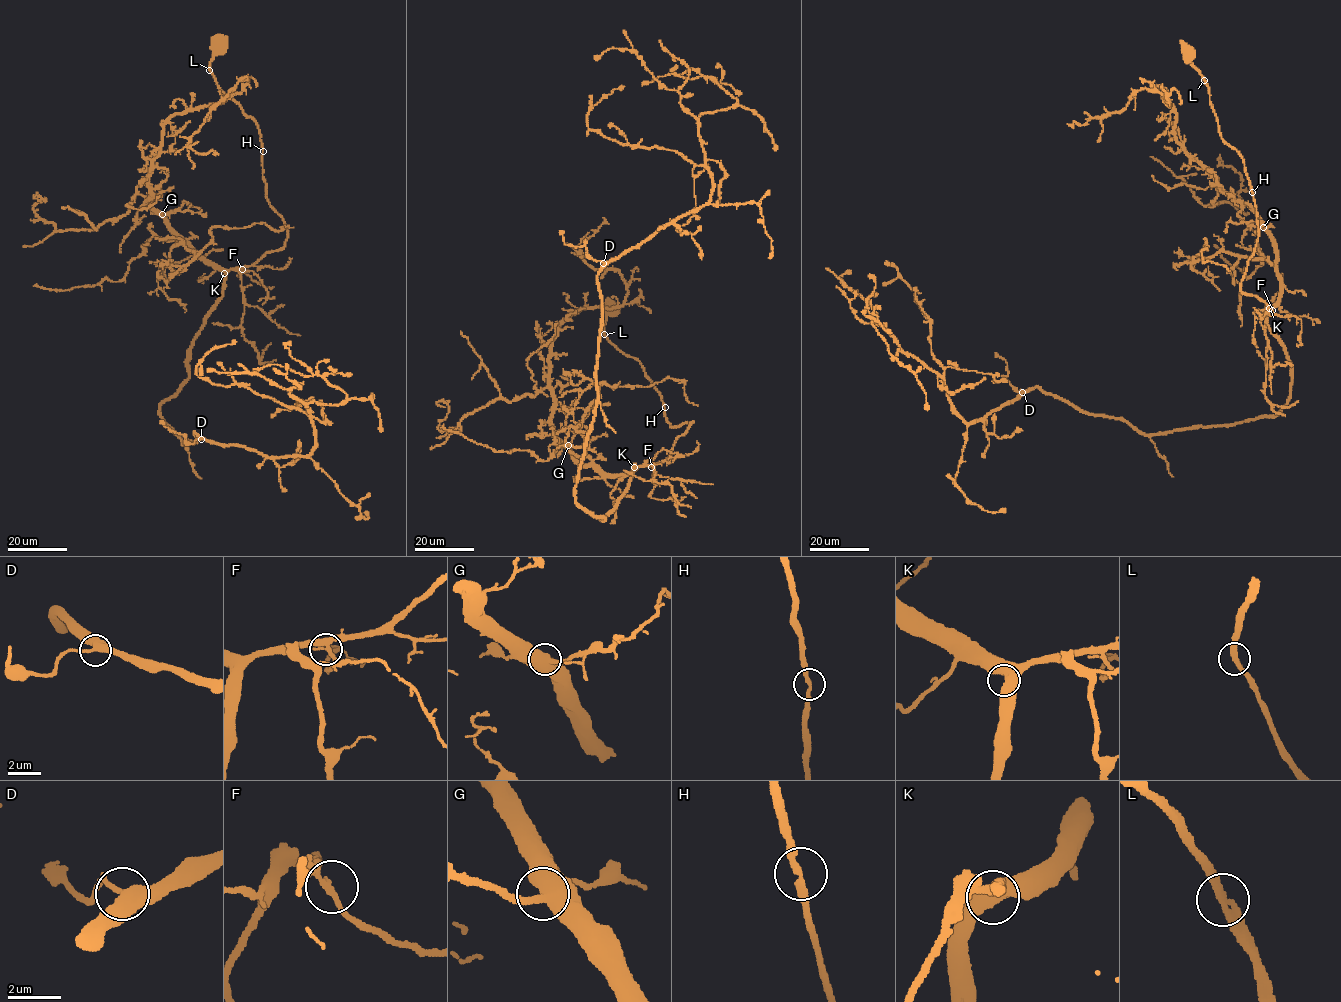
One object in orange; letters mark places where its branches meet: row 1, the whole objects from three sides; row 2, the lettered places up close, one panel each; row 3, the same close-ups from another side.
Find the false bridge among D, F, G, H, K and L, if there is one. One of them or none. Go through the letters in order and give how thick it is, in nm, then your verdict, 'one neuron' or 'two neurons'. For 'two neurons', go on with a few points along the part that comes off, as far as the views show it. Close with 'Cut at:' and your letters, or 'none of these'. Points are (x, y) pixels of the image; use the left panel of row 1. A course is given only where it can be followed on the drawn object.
D: calibre 440 nm; one neuron
F: calibre 200 nm; one neuron
G: calibre 550 nm; one neuron
H: calibre 240 nm; one neuron
K: calibre 550 nm; one neuron
L: calibre 280 nm; one neuron
Cut at: none of these

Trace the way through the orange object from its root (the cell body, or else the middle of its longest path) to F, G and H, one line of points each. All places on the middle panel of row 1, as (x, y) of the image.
F: (613, 312), (607, 315), (604, 335), (638, 360), (671, 427), (693, 422), (669, 455), (651, 467)
G: (613, 312), (604, 335), (638, 360), (671, 427), (693, 422), (665, 460), (629, 473), (580, 463), (568, 445)
H: (613, 312), (607, 315), (604, 335), (621, 352), (638, 360), (665, 407)

